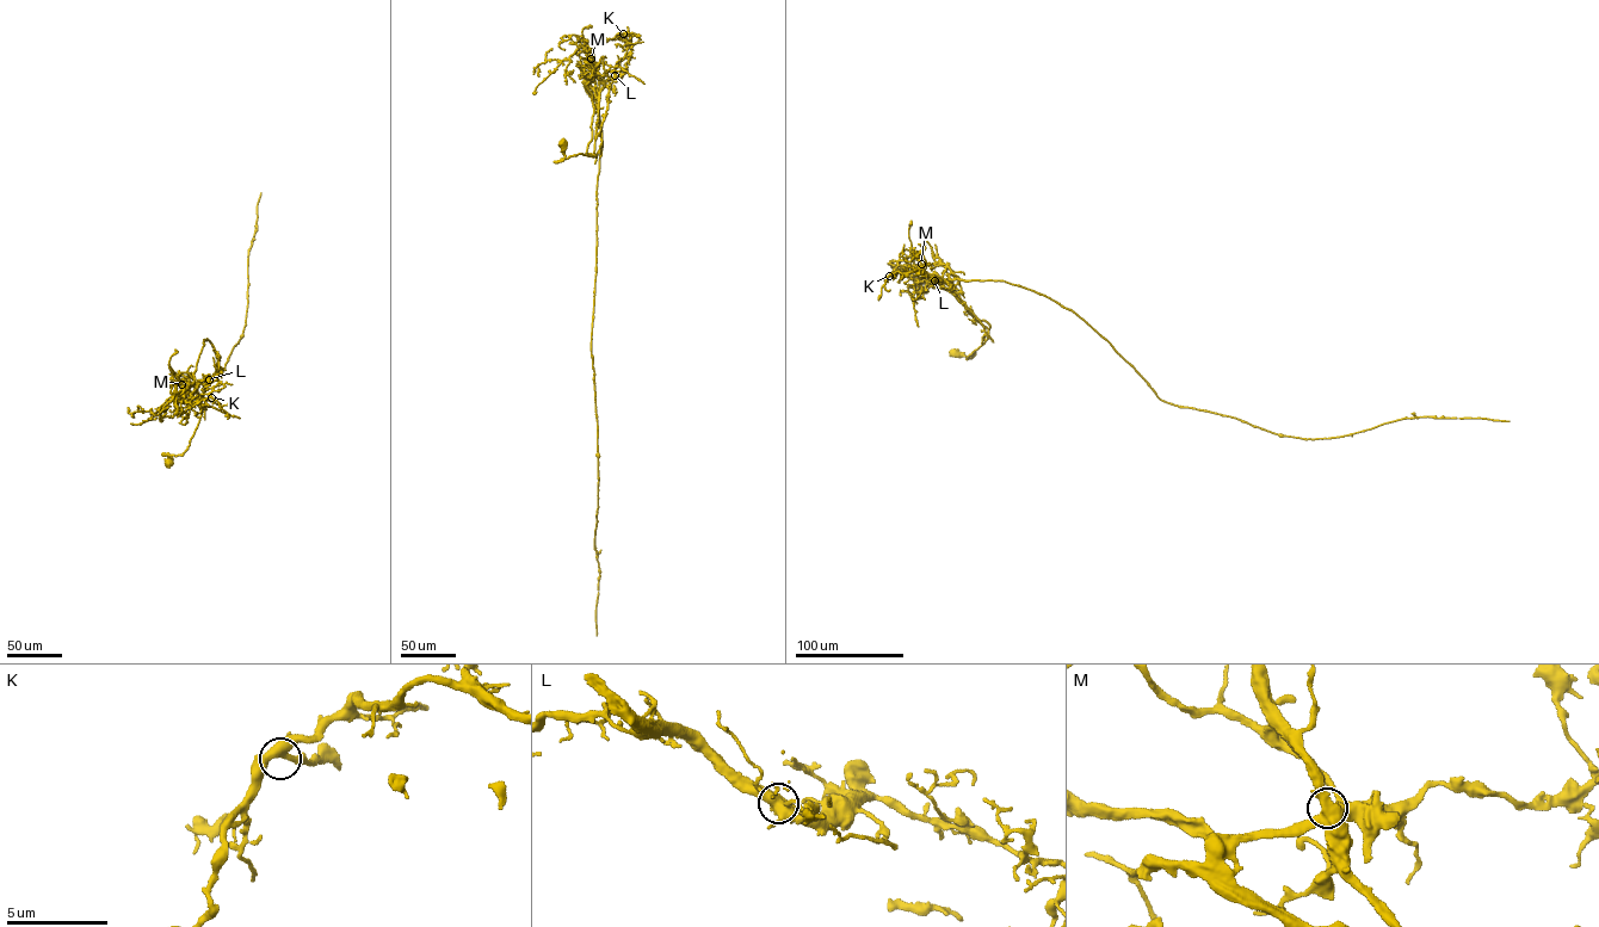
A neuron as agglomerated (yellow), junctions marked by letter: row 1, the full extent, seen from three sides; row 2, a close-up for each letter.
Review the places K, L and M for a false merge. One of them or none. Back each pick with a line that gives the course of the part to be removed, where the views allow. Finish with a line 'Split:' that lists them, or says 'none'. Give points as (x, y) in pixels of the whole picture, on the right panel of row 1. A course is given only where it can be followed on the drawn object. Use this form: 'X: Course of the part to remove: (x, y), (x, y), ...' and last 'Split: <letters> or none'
M: Course of the part to remove: (921, 264), (940, 278), (1004, 280), (1050, 298), (1160, 400), (1275, 433), (1329, 438), (1424, 416), (1508, 421)
Split: M

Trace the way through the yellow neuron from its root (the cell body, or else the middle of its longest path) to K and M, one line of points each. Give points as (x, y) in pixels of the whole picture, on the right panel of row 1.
K: (952, 353), (970, 358), (987, 338), (988, 329), (946, 282), (917, 272), (889, 276)
M: (952, 353), (974, 356), (968, 358), (991, 325), (969, 314), (954, 292), (932, 286), (921, 264)

